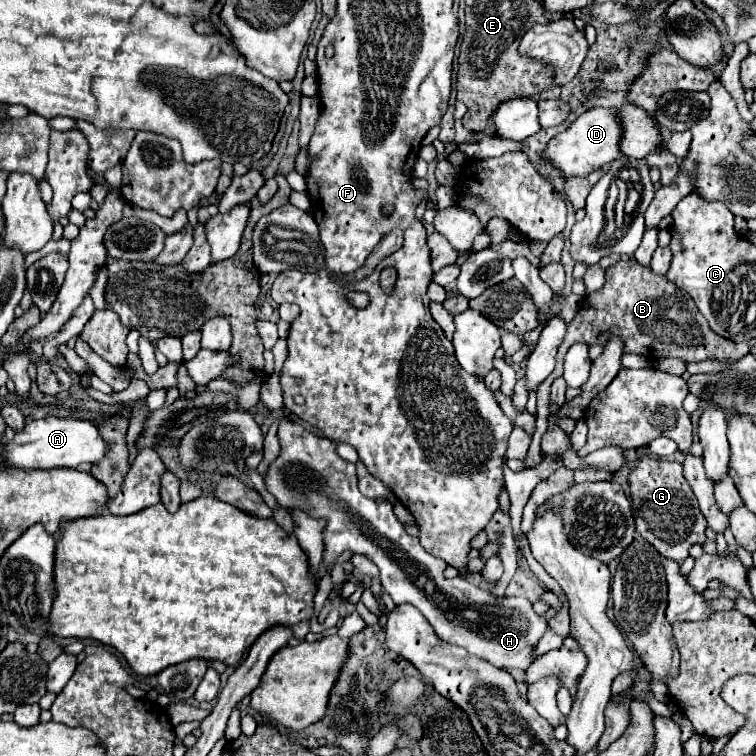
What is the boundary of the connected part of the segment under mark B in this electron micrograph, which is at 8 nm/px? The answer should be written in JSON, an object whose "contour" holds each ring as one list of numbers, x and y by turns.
{"contour":[[620,260,618,264,610,266,606,270,606,282,602,290,588,294,574,320,568,324,568,330,564,334,564,340,558,348,554,372,538,386,538,412,536,412,536,432,532,436,532,444,526,456,526,466,538,464,544,454,540,450,540,438,548,430,548,404,550,404,550,386,554,378,562,376,562,362,566,352,572,344,584,342,588,346,600,344,604,346,610,336,624,338,624,352,642,354,648,358,680,358,684,362,698,362,698,360,718,360,718,362,736,362,742,356,746,356,752,348,748,342,732,342,718,334,714,334,700,314,696,310,696,304,688,294,672,286,668,278,654,274,648,266,640,266,636,260]]}

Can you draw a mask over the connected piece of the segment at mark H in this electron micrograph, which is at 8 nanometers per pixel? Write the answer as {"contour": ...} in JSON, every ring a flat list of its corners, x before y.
{"contour":[[282,418,278,424,278,440,280,440,282,454,268,468,268,474,264,478,266,488,282,508,288,508,288,510,300,508,300,510,308,512,310,516,326,520,326,528,324,528,324,564,326,566,332,564,344,550,352,550,352,552,360,552,360,554,368,556,378,566,382,588,390,594,390,598,396,604,416,606,422,612,422,616,432,624,432,628,436,630,440,640,462,646,468,654,478,656,478,658,494,664,496,668,502,668,502,670,516,668,516,670,524,670,524,672,528,670,528,666,536,658,536,652,534,652,536,644,548,630,546,620,534,612,532,602,528,598,494,596,490,590,478,588,460,576,448,580,444,576,444,568,446,568,444,562,432,558,432,554,422,550,418,538,412,538,406,534,404,526,400,524,400,520,396,518,396,514,392,510,392,504,386,500,380,502,380,500,366,498,358,490,356,466,342,460,336,454,336,450,334,450,336,444,332,440,310,432,302,424,296,424,288,418]]}

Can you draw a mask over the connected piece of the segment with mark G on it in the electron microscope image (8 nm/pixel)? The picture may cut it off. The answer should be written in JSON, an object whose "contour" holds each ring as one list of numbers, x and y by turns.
{"contour":[[644,456,636,462,634,470,628,476,632,492,632,510,636,520,638,534,650,542,664,558,682,562,688,558,692,544,706,542,706,522,692,488,682,476,682,464,670,460,654,460]]}

